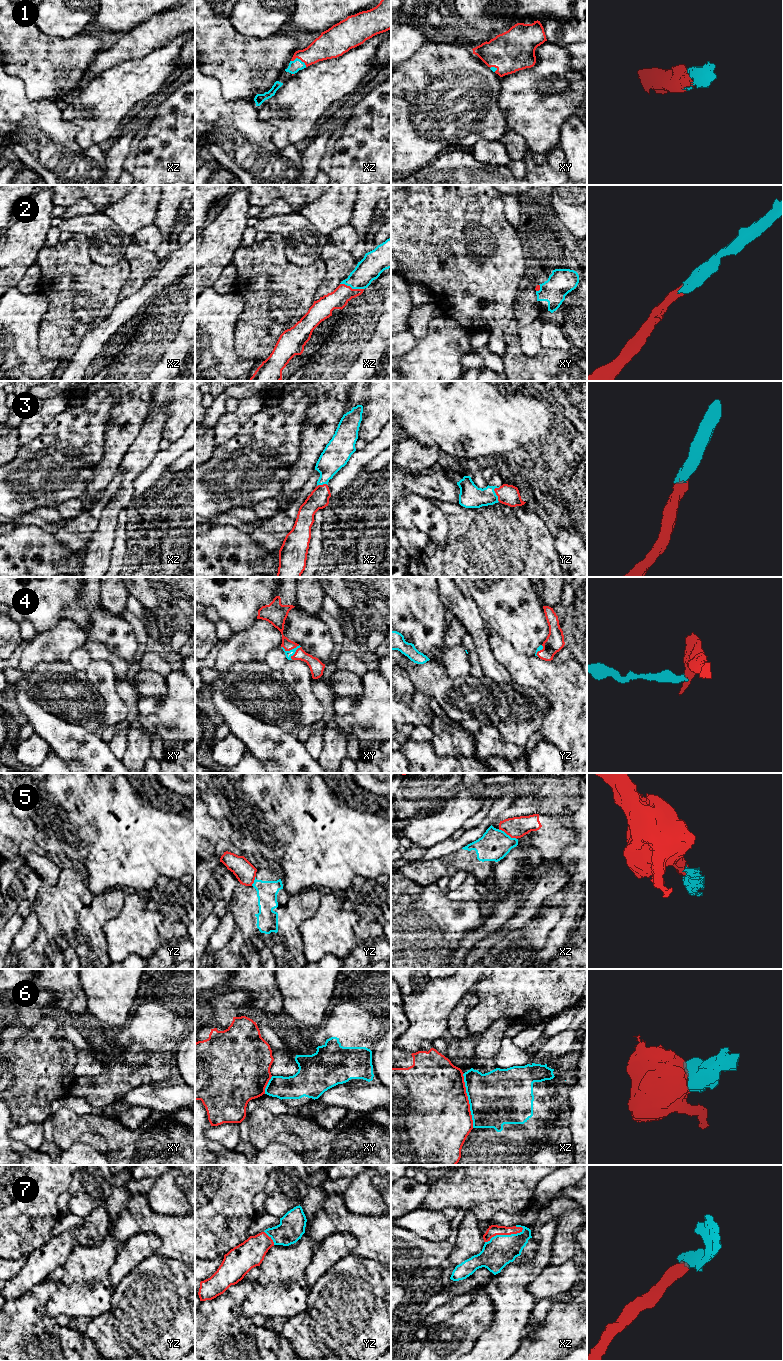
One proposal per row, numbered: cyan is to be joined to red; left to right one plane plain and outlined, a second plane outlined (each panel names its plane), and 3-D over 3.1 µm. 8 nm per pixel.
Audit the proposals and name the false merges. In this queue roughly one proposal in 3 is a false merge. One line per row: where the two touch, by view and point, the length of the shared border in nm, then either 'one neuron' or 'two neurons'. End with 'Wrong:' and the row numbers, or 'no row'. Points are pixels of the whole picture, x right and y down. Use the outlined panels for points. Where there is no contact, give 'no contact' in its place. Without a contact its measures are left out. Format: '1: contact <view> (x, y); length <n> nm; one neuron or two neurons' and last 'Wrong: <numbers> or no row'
1: contact xz (299, 58); length 140 nm; one neuron
2: contact xz (351, 288); length 200 nm; one neuron
3: contact yz (495, 492); length 130 nm; one neuron
4: contact xy (291, 649); length 150 nm; one neuron
5: contact xz (507, 834); length 170 nm; two neurons
6: contact xz (468, 1100); length 440 nm; two neurons
7: contact xz (504, 1234); length 340 nm; one neuron
Wrong: 5, 6

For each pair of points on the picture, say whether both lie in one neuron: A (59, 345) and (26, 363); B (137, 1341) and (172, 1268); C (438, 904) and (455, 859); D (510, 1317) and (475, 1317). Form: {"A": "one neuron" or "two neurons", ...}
{"A": "two neurons", "B": "one neuron", "C": "two neurons", "D": "two neurons"}

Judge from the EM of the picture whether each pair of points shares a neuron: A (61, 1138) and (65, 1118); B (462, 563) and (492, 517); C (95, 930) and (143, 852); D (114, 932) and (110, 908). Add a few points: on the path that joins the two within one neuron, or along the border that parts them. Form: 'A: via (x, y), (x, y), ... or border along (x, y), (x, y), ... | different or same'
A: via (64, 1133), (64, 1123) | same
B: via (471, 552), (472, 548), (488, 532), (488, 528) | same
C: border along (125, 889), (110, 888), (98, 894) | different
D: border along (123, 897), (122, 909), (104, 924), (103, 934) | different

